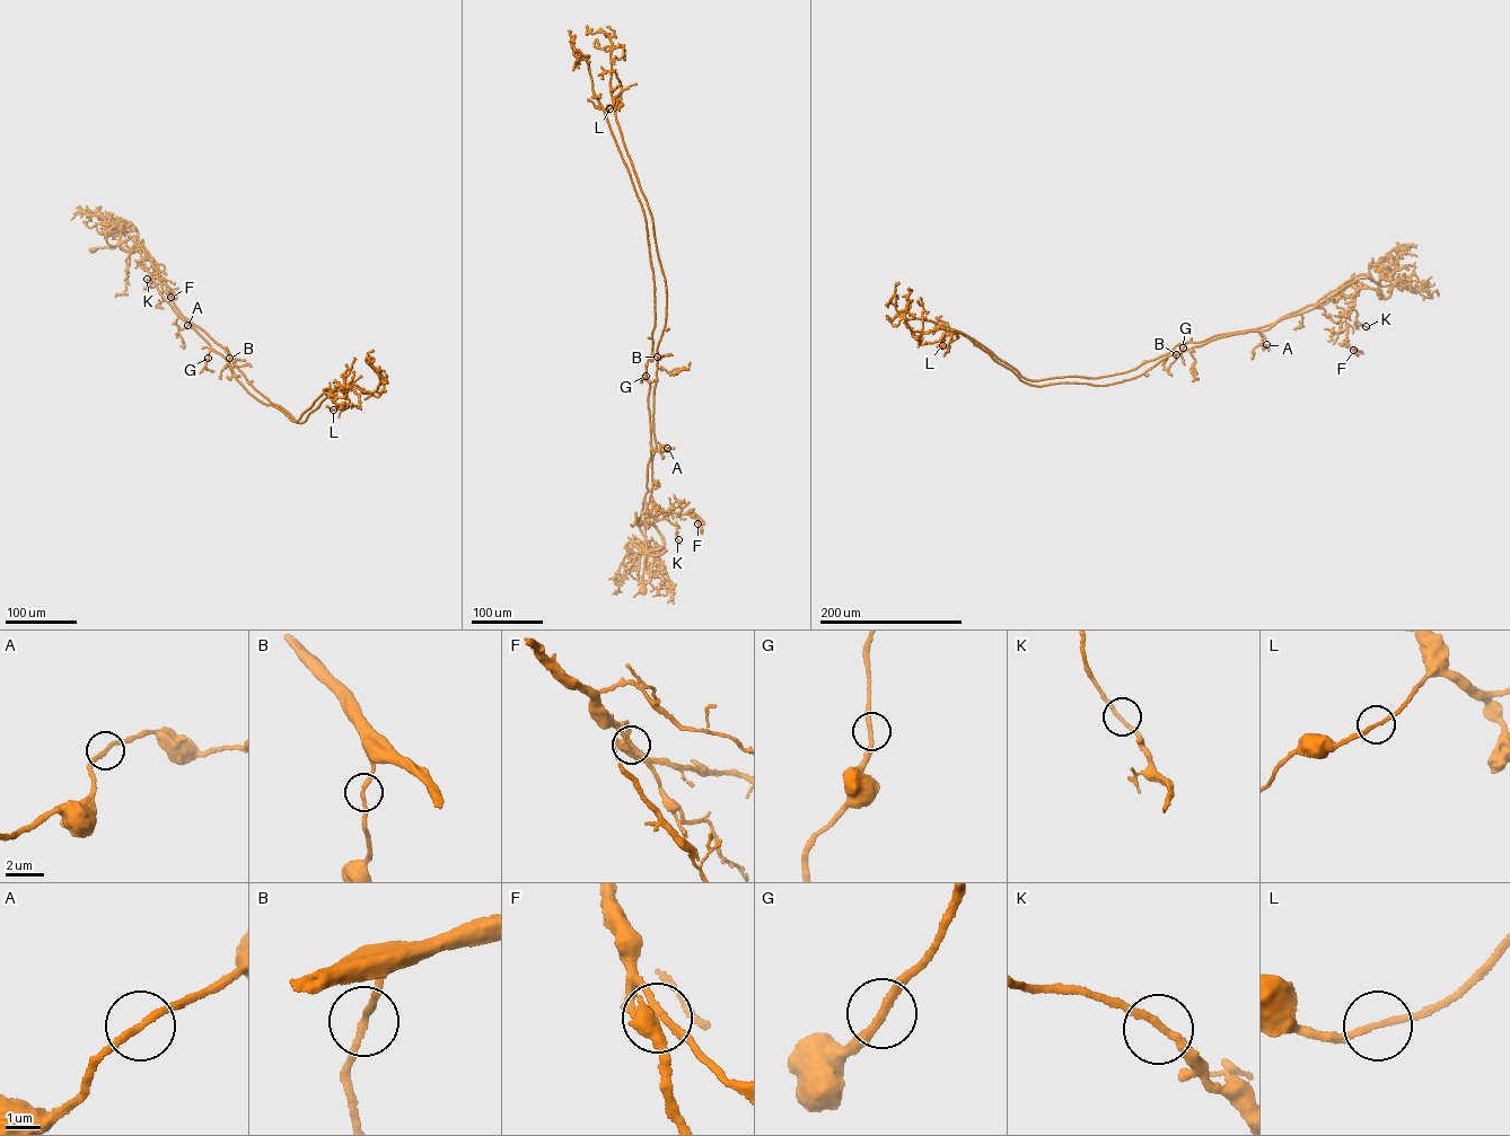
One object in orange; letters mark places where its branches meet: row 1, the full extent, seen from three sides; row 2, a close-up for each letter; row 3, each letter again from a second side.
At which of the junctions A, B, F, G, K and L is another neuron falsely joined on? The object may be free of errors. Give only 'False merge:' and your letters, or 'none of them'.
False merge: none of them

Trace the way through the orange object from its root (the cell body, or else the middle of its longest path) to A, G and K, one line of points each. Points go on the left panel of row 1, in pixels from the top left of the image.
A: (93, 249), (112, 248), (129, 236), (159, 293), (178, 316), (175, 322), (178, 328), (187, 325)
G: (93, 249), (112, 248), (129, 236), (132, 238), (159, 293), (210, 344), (208, 358)
K: (93, 249), (117, 245), (131, 252), (142, 240), (156, 275), (151, 283), (147, 279)

